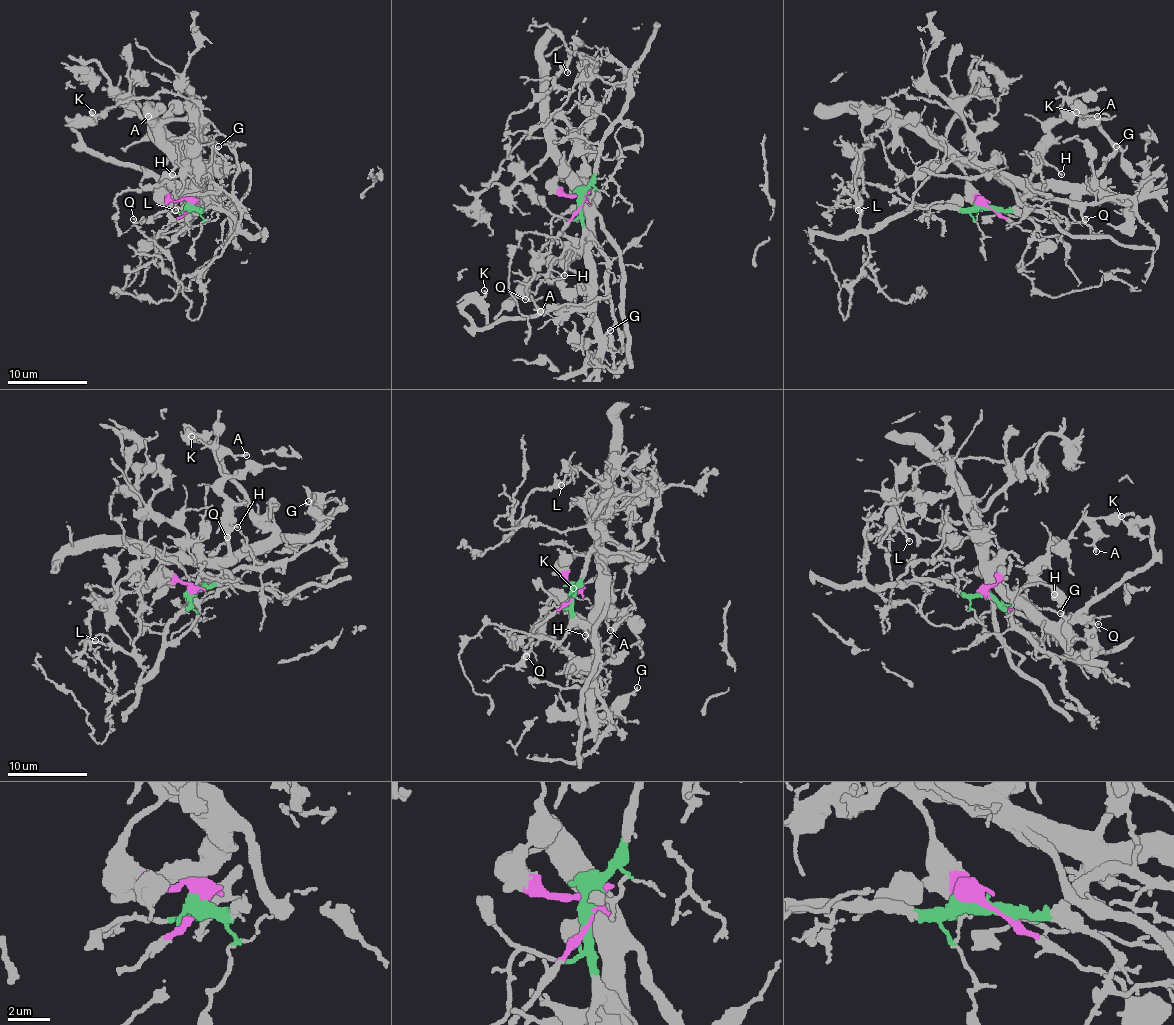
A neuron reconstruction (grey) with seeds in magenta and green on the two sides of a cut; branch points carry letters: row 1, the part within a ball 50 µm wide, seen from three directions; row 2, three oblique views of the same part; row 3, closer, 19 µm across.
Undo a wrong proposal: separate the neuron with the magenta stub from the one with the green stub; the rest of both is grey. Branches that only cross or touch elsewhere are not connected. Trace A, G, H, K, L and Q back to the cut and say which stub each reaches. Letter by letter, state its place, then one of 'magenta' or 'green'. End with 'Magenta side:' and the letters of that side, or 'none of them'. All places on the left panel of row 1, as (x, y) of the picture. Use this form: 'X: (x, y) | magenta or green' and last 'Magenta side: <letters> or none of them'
A: (148, 116) | magenta
G: (218, 146) | magenta
H: (172, 174) | magenta
K: (92, 112) | magenta
L: (175, 210) | green
Q: (133, 219) | green
Magenta side: A, G, H, K

